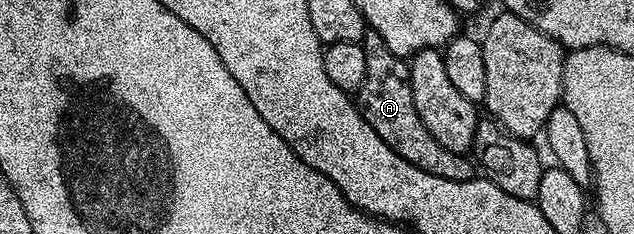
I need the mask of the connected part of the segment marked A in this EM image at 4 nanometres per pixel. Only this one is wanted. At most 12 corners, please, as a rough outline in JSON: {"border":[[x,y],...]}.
{"border":[[370,28],[365,123],[401,159],[472,180],[472,158],[441,147],[413,103],[410,64]]}

